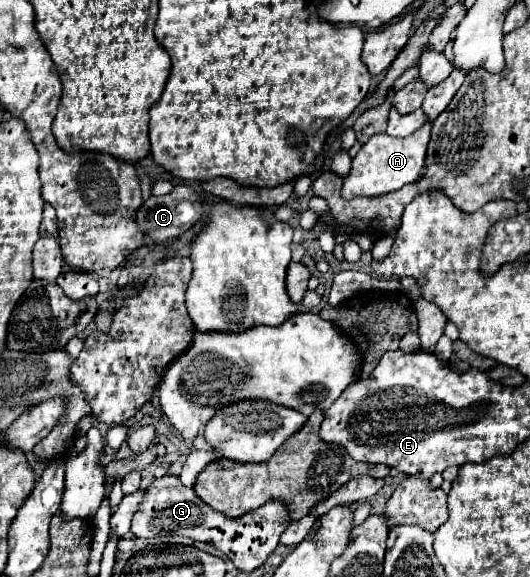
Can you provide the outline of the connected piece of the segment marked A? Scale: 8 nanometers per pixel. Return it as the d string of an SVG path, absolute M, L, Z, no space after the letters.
M425 123L417 133L405 139L391 139L389 135L373 135L353 159L351 173L345 177L343 183L343 191L341 191L343 199L379 197L397 191L407 183L415 183L423 171L429 135L431 135L431 123Z

